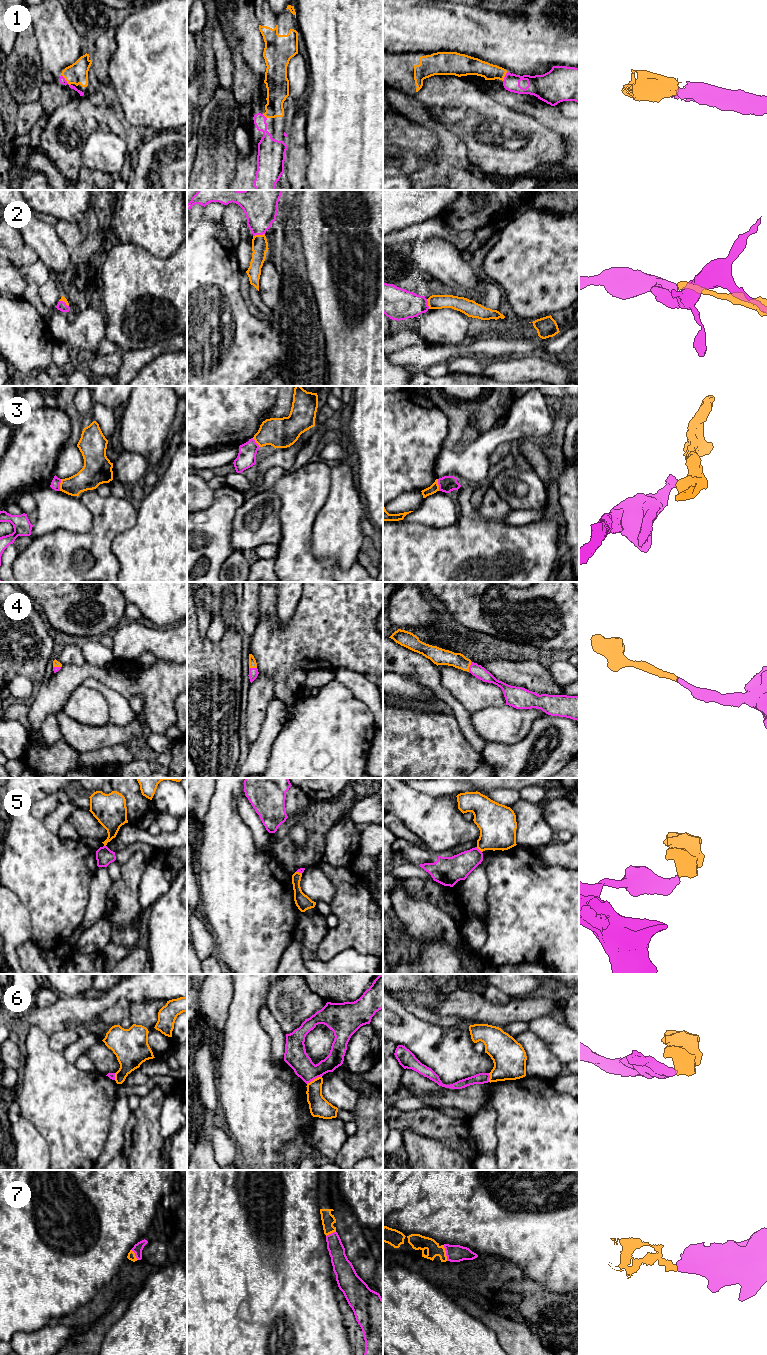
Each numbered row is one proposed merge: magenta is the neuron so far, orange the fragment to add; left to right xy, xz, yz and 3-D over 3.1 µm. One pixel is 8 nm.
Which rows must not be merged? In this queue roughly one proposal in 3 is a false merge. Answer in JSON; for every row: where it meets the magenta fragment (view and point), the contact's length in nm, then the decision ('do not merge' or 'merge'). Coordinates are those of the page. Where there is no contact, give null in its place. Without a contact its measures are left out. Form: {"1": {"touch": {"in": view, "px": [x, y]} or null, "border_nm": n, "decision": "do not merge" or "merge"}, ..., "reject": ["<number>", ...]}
{"1": {"touch": {"in": "xy", "px": [65, 80]}, "border_nm": 120, "decision": "merge"}, "2": {"touch": {"in": "xz", "px": [258, 234]}, "border_nm": 100, "decision": "merge"}, "3": {"touch": {"in": "xy", "px": [59, 485]}, "border_nm": 100, "decision": "do not merge"}, "4": {"touch": {"in": "yz", "px": [470, 666]}, "border_nm": 90, "decision": "merge"}, "5": {"touch": {"in": "yz", "px": [479, 850]}, "border_nm": 60, "decision": "do not merge"}, "6": {"touch": {"in": "xz", "px": [314, 1078]}, "border_nm": 140, "decision": "do not merge"}, "7": {"touch": {"in": "yz", "px": [446, 1253]}, "border_nm": 130, "decision": "merge"}, "reject": ["3", "5", "6"]}

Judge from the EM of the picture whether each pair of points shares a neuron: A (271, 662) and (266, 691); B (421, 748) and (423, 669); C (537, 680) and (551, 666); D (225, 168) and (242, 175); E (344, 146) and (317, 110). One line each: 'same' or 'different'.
A: different
B: different
C: different
D: different
E: same

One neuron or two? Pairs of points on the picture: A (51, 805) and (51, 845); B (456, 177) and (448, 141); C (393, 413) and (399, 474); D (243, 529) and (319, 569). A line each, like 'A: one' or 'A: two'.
A: two
B: one
C: one
D: two

